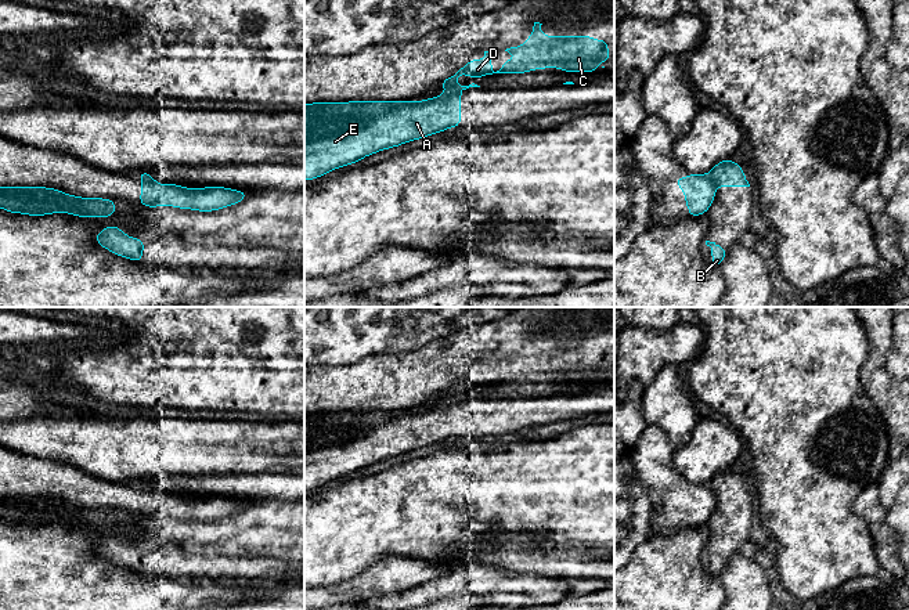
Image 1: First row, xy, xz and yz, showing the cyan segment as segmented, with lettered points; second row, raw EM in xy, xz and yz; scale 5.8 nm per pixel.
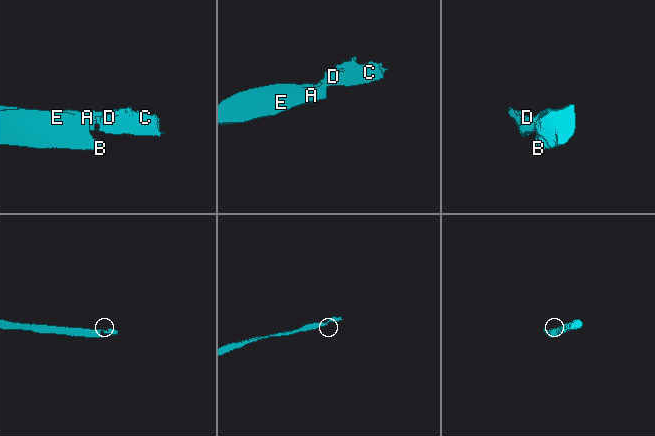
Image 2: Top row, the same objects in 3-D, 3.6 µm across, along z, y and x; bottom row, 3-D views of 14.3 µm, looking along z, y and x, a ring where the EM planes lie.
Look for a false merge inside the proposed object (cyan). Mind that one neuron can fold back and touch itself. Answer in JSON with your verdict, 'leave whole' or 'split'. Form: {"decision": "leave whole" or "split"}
{"decision": "split"}

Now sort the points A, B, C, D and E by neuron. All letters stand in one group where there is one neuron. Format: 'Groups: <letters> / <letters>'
Groups: A B E / C D

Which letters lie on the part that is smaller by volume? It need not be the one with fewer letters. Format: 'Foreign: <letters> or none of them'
Foreign: C, D

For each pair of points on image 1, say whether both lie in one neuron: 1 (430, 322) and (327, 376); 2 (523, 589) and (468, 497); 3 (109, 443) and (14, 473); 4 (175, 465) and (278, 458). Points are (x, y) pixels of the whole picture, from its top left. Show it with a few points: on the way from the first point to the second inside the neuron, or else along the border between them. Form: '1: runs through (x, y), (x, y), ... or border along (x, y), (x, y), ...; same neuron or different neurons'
1: border along (385, 354), (367, 354), (349, 364), (321, 365); different neurons
2: border along (482, 565), (511, 571), (537, 573), (545, 577); different neurons
3: border along (22, 453), (56, 459), (72, 465), (85, 473); different neurons
4: runs through (201, 457), (252, 457); same neuron

